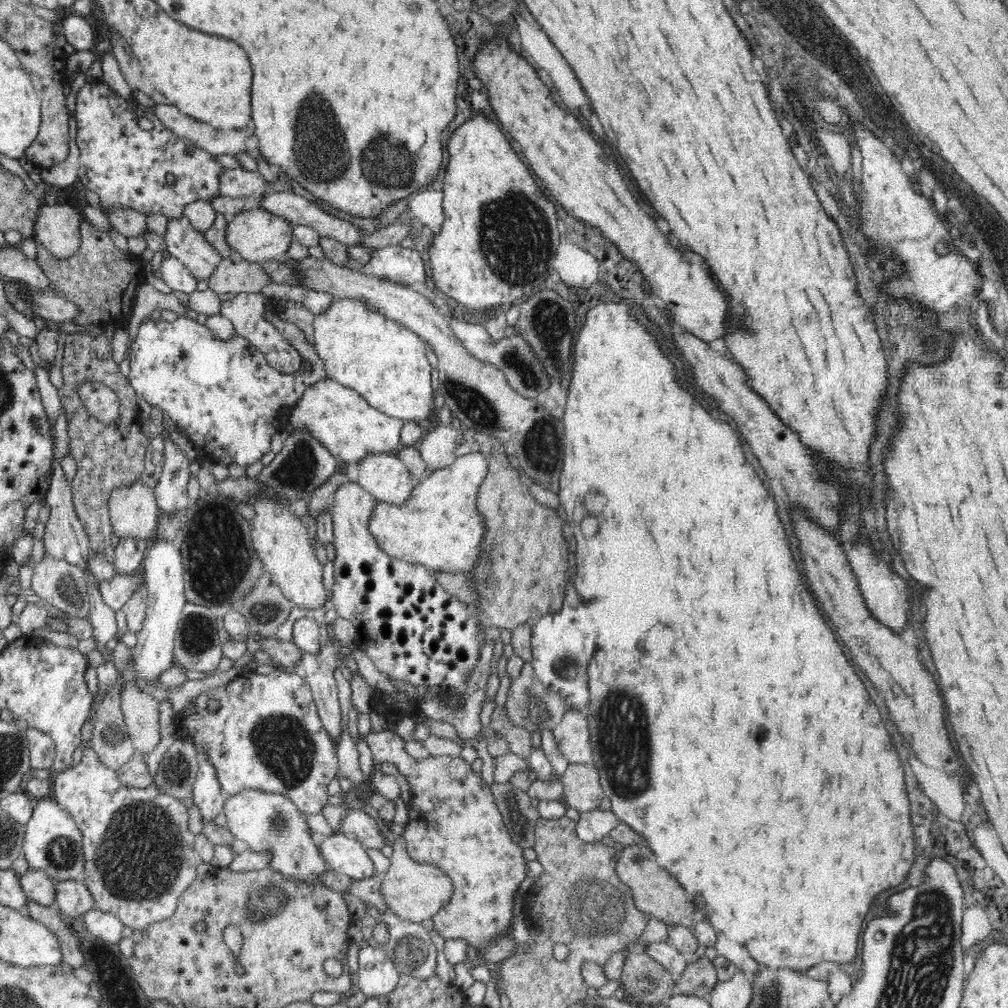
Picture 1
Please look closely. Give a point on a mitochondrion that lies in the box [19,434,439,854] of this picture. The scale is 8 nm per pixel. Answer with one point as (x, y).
(219, 569)

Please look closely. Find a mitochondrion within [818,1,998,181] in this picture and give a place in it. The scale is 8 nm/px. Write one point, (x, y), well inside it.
(885, 119)

